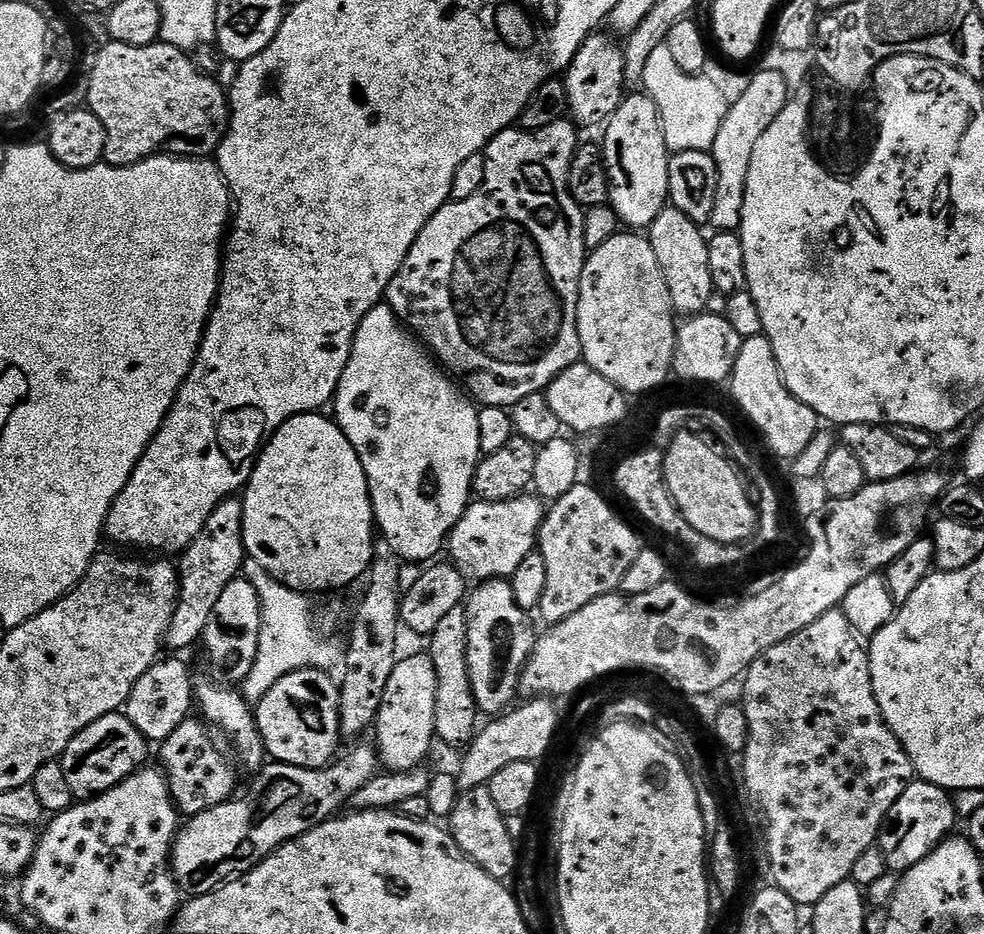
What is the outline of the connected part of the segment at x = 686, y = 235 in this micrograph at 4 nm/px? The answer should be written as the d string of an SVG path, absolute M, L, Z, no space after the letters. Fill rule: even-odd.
M671 206L664 207L646 230L646 238L650 246L654 246L654 255L658 258L662 278L666 278L666 290L670 290L672 311L680 318L700 315L711 305L708 303L714 297L710 278L709 237L700 232L703 232L701 225L686 218L682 210Z

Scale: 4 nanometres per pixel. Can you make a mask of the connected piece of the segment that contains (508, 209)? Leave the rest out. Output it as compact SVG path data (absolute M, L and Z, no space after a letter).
M565 118L542 130L526 132L519 126L513 126L498 133L483 151L486 162L486 182L482 182L478 194L465 200L452 200L443 204L433 214L430 222L426 222L422 234L418 234L414 246L410 246L410 254L406 254L406 262L402 262L398 274L394 274L388 287L386 303L395 310L400 323L411 329L427 345L431 355L463 385L467 395L477 405L510 410L518 402L522 402L522 398L535 392L544 392L555 376L562 374L562 370L566 370L571 364L575 364L581 359L580 335L578 334L578 298L580 297L580 279L586 259L585 209L581 208L580 203L573 198L571 190L568 189L570 166L576 157L578 147L576 132L578 133L577 125L571 119Z

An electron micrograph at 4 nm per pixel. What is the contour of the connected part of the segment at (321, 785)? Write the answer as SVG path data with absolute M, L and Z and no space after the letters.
M371 743L360 744L357 748L352 748L344 757L341 755L339 759L328 765L327 768L299 768L298 766L290 766L289 764L278 764L275 762L268 762L263 765L255 773L256 781L252 784L252 789L249 790L248 796L244 796L239 800L239 798L233 798L228 800L222 806L214 806L210 810L206 810L202 814L191 817L187 821L188 825L181 827L176 834L176 840L172 844L172 877L176 880L176 887L180 889L181 893L185 897L191 898L194 896L201 896L206 894L210 890L220 887L220 885L225 884L227 880L235 880L238 876L245 876L249 870L254 866L258 866L261 862L268 857L275 848L280 848L286 842L290 842L294 838L298 838L302 834L306 834L312 828L318 827L323 824L326 820L331 820L341 811L340 808L343 804L347 805L351 801L352 795L358 790L362 790L362 786L366 786L366 782L370 782L372 777L377 775L378 772L378 757L376 755L376 749Z

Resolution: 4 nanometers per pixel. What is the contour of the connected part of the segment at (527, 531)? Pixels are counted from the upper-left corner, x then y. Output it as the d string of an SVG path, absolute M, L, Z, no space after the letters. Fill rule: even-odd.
M532 494L493 504L486 500L469 503L446 541L446 552L452 555L449 556L451 563L469 582L510 578L514 570L522 566L522 558L537 547L545 511L545 505Z

